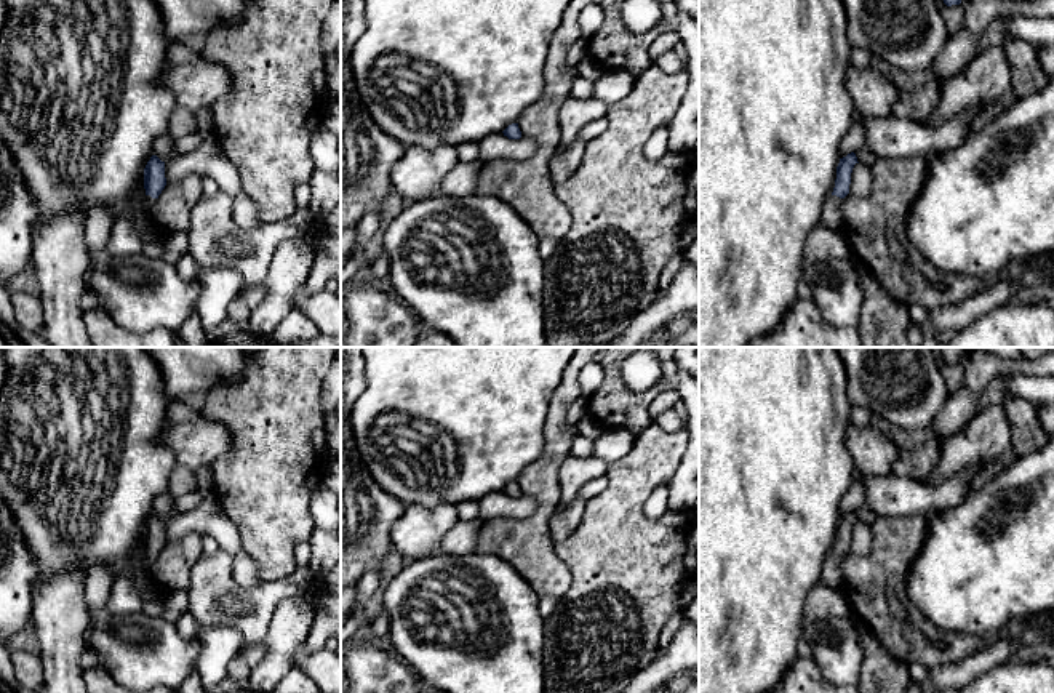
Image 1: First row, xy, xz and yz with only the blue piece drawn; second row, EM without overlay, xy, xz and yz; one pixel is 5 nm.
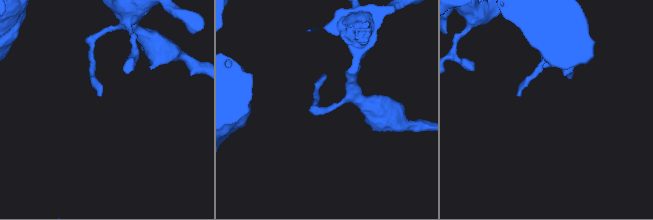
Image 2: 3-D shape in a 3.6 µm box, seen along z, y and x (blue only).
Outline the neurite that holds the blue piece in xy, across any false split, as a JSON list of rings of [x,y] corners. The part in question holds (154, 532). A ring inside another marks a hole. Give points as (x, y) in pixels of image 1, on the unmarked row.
[[[152,514],[144,527],[146,555],[141,559],[141,567],[152,575],[154,562],[166,544],[165,520]]]

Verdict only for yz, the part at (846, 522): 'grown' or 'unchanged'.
grown

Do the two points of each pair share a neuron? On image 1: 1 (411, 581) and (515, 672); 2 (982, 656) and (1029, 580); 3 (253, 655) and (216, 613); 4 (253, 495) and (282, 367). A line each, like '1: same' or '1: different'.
1: same
2: different
3: different
4: same

